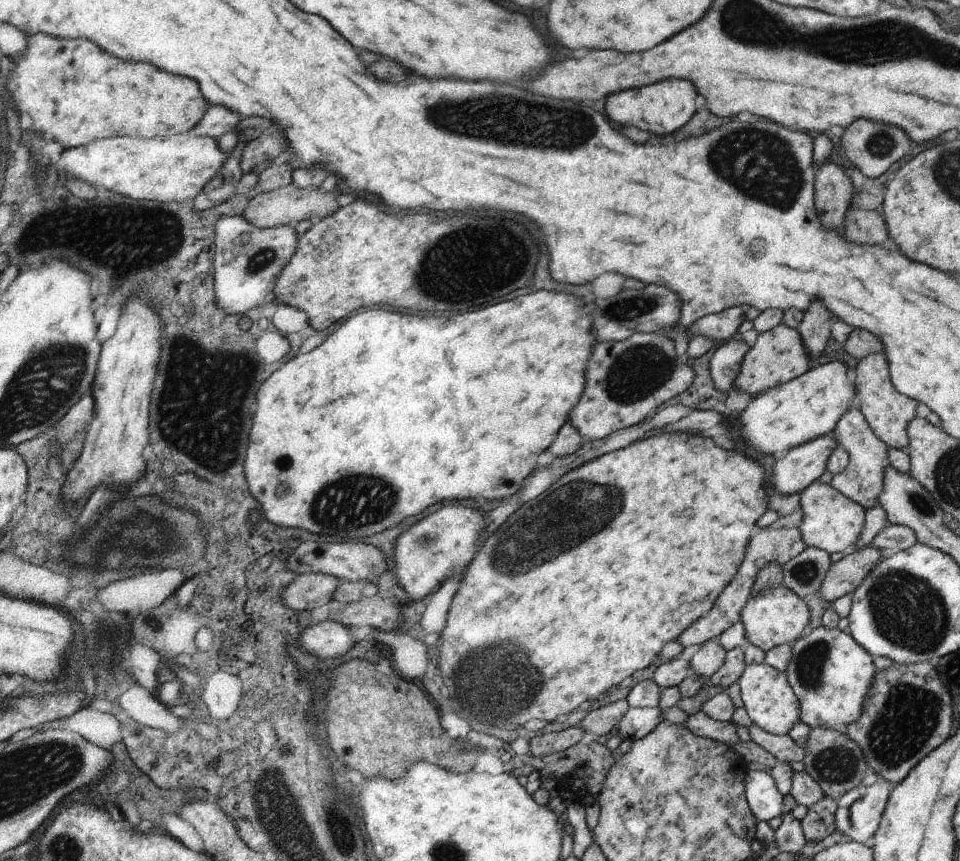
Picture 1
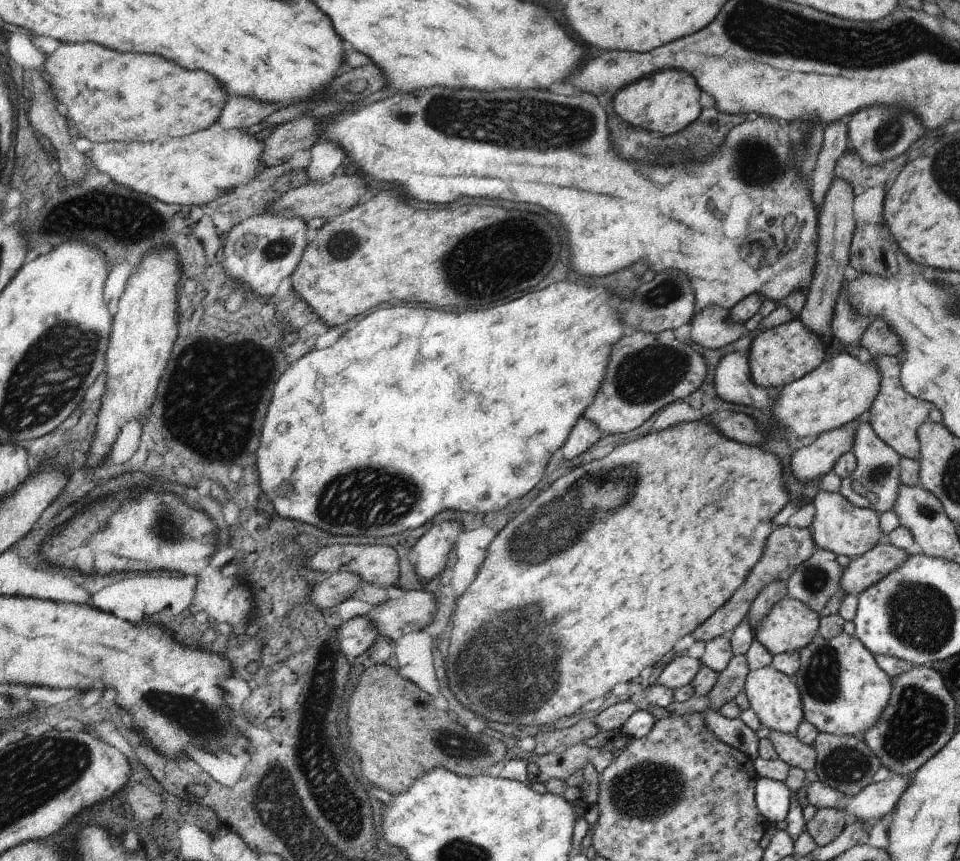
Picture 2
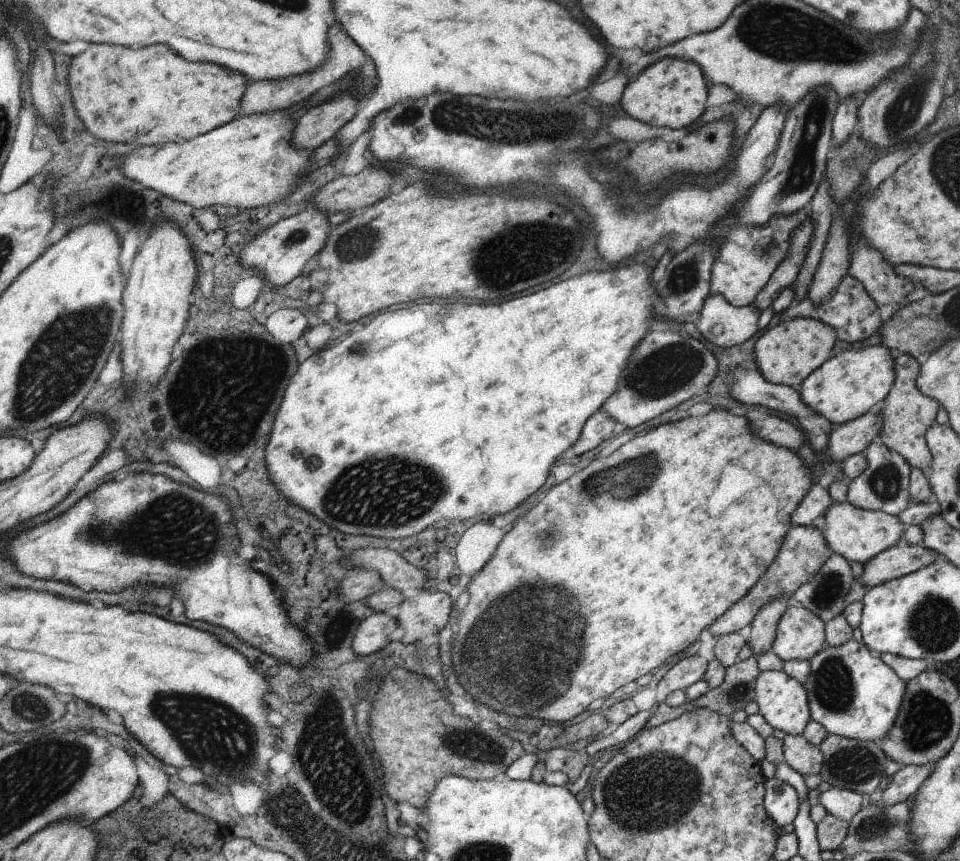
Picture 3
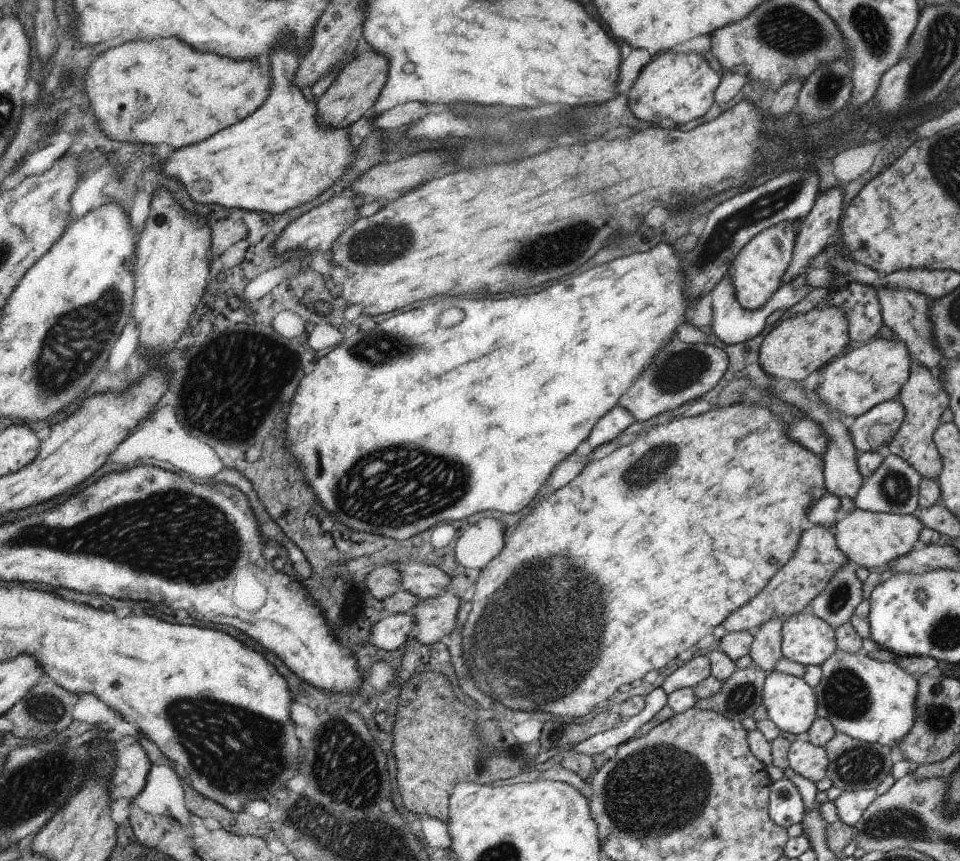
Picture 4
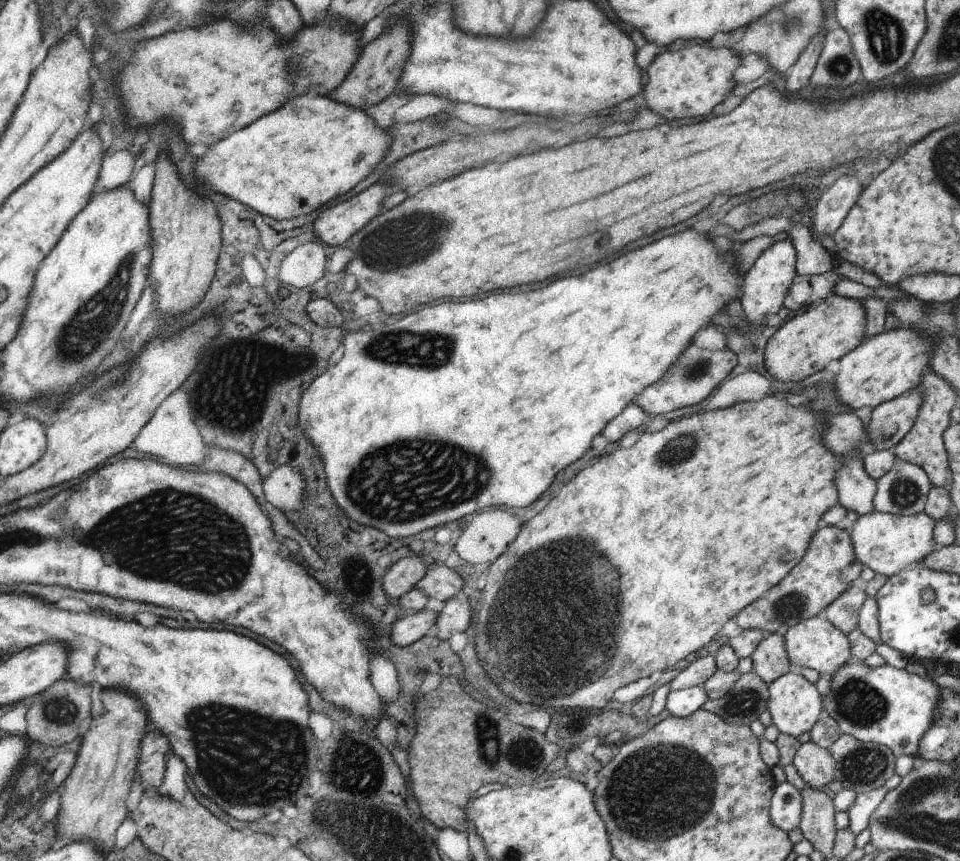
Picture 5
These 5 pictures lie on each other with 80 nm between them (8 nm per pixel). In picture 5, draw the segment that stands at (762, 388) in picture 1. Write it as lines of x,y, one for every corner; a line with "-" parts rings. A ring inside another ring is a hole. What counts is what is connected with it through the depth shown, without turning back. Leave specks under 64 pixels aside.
832,294
819,305
808,308
778,329
767,342
764,364
772,378
791,384
826,368
828,362
841,359
865,340
866,311
854,297

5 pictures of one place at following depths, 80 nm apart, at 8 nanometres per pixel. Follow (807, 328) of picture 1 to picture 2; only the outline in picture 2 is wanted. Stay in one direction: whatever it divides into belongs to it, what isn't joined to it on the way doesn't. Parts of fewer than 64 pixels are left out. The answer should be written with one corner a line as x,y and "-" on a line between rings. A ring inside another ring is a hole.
837,179
833,180
828,194
825,196
825,203
821,209
820,216
820,240
818,240
818,260
816,270
812,276
812,290
808,290
808,300
802,310
800,320
807,324
809,329
821,336
822,340
829,340
831,332
828,330
834,304
840,294
840,286
844,282
844,272
848,266
850,256
850,238
854,234
857,224
853,213
853,198
851,187
846,182

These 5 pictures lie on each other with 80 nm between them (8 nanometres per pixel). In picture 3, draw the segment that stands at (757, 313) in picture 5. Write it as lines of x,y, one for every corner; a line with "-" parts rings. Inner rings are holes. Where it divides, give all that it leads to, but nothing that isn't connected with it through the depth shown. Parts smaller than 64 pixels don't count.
801,209
796,215
785,217
774,216
766,226
760,226
756,230
734,230
730,234
728,244
724,244
724,252
718,256
718,262
714,264
714,278
712,278
712,294
724,294
734,306
746,306
756,300
760,290
769,284
772,272
784,258
788,250
790,236
794,230
804,222
806,212
-
742,286
748,286
748,300
742,298

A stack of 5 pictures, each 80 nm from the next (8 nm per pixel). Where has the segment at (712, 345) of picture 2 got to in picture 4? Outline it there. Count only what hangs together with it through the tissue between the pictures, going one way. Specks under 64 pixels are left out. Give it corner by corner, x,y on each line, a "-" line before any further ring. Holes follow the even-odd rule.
726,272
724,278
716,284
716,288
710,294
712,306
714,306
714,320
712,320
712,328
708,328
714,338
729,345
741,343
758,336
764,330
766,317
771,312
778,309
786,310
794,306
794,304
802,302
808,296
809,291
812,290
810,283
804,283
807,280
807,274
804,272
800,276
796,276
796,278
792,278
788,286
780,287
780,294
775,294
776,298
772,297
771,301
767,302
767,305
755,311
747,311
741,304
738,304
730,278
732,276
729,276
728,272
-
794,286
798,286
798,294
796,294

